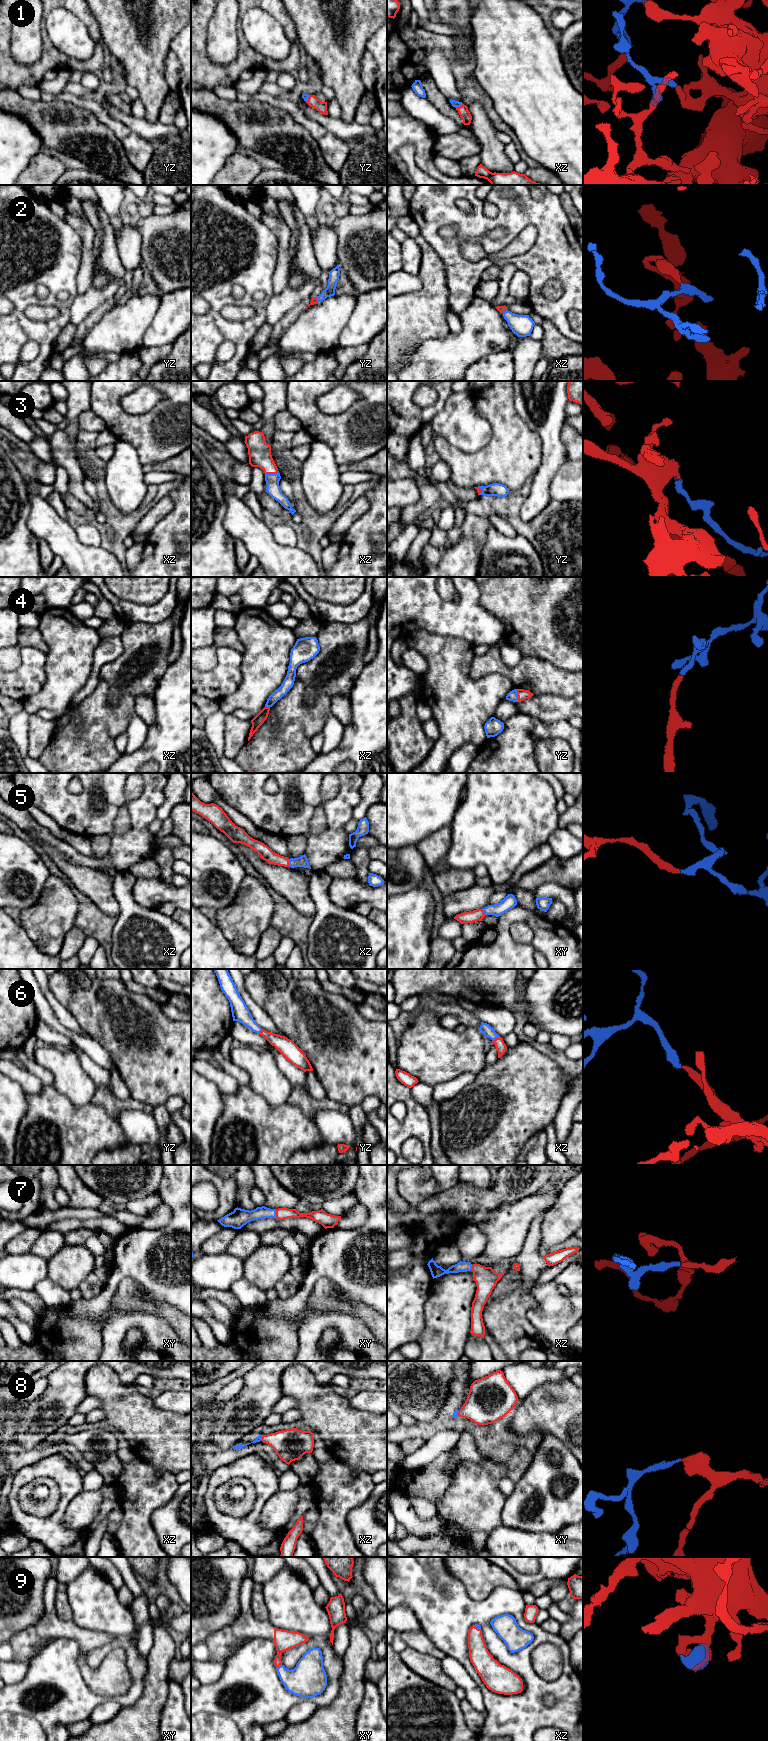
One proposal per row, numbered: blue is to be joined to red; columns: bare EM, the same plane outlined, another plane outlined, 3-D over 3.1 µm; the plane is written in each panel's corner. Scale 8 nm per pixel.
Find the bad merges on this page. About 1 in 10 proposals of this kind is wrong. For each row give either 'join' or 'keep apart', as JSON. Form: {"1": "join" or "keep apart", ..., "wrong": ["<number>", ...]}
{"1": "join", "2": "join", "3": "join", "4": "join", "5": "join", "6": "join", "7": "join", "8": "join", "9": "join", "wrong": []}

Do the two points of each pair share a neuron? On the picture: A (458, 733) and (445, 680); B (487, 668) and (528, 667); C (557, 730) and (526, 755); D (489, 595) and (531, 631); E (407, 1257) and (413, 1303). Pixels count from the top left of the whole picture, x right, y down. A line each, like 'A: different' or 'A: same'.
A: same
B: same
C: same
D: same
E: same

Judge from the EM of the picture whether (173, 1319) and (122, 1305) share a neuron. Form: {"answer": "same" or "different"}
{"answer": "same"}

